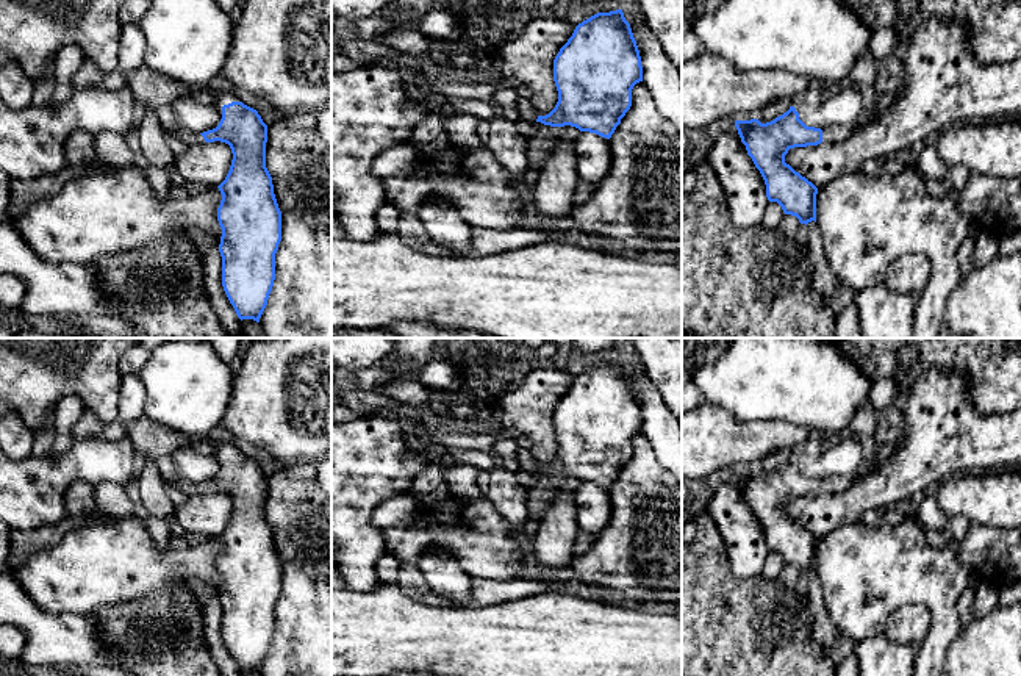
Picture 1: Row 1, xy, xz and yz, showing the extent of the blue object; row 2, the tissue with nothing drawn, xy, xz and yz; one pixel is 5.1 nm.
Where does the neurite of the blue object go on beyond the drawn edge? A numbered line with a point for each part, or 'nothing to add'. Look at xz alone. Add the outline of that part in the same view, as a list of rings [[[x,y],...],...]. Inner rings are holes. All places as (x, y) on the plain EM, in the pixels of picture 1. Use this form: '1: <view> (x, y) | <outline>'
1: xz (540, 496) | [[[538,473],[532,485],[524,487],[528,516],[536,518],[539,523],[557,498],[558,482],[553,477],[546,477]]]

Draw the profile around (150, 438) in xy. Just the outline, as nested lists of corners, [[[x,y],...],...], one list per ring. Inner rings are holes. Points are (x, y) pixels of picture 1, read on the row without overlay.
[[[144,413],[128,424],[127,438],[131,441],[138,460],[161,458],[189,443],[189,437],[184,433],[156,422]]]

